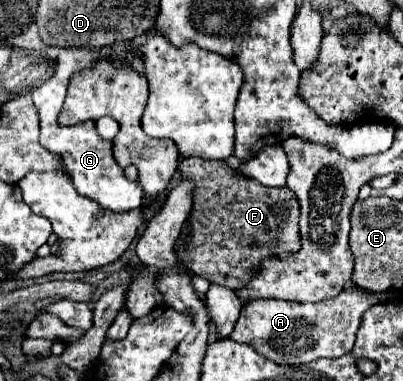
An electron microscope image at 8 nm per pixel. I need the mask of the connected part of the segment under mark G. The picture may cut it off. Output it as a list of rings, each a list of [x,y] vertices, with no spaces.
[[[60,51],[58,53],[58,63],[56,63],[56,73],[54,77],[50,77],[44,85],[40,85],[38,89],[32,91],[32,101],[34,107],[38,111],[40,117],[40,145],[44,149],[48,149],[50,153],[60,155],[62,159],[62,167],[68,173],[68,177],[72,179],[74,189],[92,199],[94,203],[98,203],[100,207],[114,211],[114,213],[124,213],[124,211],[132,211],[142,207],[142,187],[138,183],[132,183],[124,177],[124,169],[116,165],[116,161],[112,159],[112,141],[100,139],[96,133],[96,125],[92,121],[84,121],[72,127],[60,127],[56,123],[60,107],[64,103],[64,95],[66,95],[66,87],[70,77],[76,71],[82,71],[86,67],[90,67],[92,63],[96,63],[98,59],[102,59],[102,53],[96,51]]]

